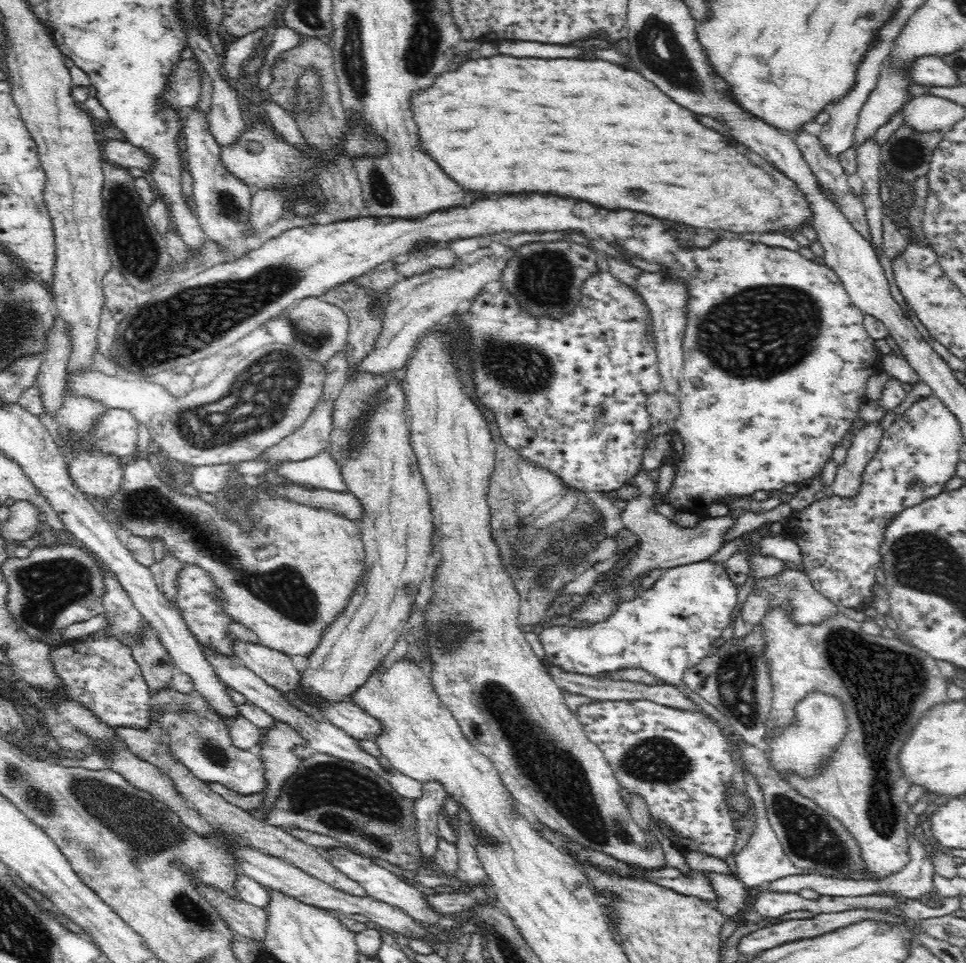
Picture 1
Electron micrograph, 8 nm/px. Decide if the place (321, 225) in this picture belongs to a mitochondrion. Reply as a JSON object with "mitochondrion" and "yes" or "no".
{"mitochondrion":"no"}

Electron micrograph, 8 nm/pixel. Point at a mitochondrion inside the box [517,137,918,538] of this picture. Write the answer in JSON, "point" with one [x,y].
{"point":[769,330]}

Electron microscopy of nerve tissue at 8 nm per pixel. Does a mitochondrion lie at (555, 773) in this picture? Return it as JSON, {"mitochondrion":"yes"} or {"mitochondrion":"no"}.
{"mitochondrion":"yes"}

